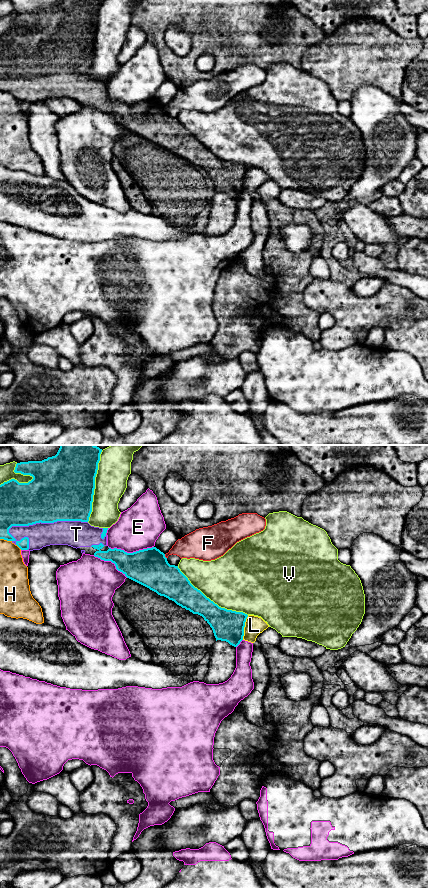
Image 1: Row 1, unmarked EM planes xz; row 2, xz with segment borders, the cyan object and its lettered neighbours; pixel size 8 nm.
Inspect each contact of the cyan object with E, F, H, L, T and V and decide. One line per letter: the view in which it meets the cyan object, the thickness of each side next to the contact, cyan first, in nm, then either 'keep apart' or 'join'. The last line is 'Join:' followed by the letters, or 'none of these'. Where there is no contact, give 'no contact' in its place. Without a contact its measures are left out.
E: contact in xz; calibres 300 and 340 nm; keep apart
F: contact in xz; calibres 300 and 200 nm; keep apart
H: contact in xz; calibres 160 and 220 nm; keep apart
L: contact in xz; calibres 260 and 160 nm; keep apart
T: contact in xz; calibres 440 and 200 nm; join
V: contact in xz; calibres 260 and 460 nm; keep apart
Join: T

